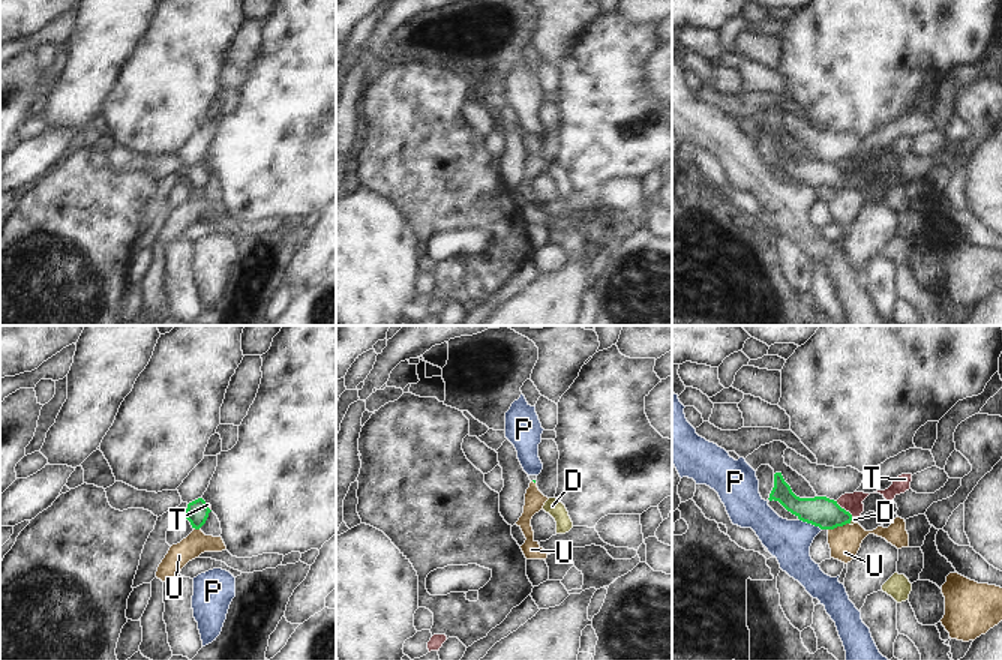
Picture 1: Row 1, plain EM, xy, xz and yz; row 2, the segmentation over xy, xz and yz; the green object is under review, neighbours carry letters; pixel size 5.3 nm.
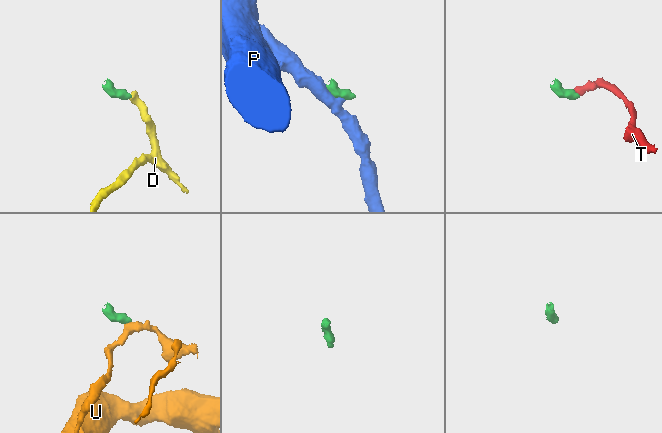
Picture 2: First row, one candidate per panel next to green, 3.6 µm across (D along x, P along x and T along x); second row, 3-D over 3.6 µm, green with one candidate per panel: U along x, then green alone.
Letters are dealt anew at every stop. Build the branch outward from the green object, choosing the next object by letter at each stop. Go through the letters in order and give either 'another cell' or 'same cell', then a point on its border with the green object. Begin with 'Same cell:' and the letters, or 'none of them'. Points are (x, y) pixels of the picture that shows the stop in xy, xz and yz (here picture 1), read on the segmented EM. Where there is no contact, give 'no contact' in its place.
Same cell: D
D: same cell; contact yz (851, 519)
P: another cell; contact yz (810, 522)
T: another cell; contact yz (843, 509)
U: another cell; contact yz (839, 525)

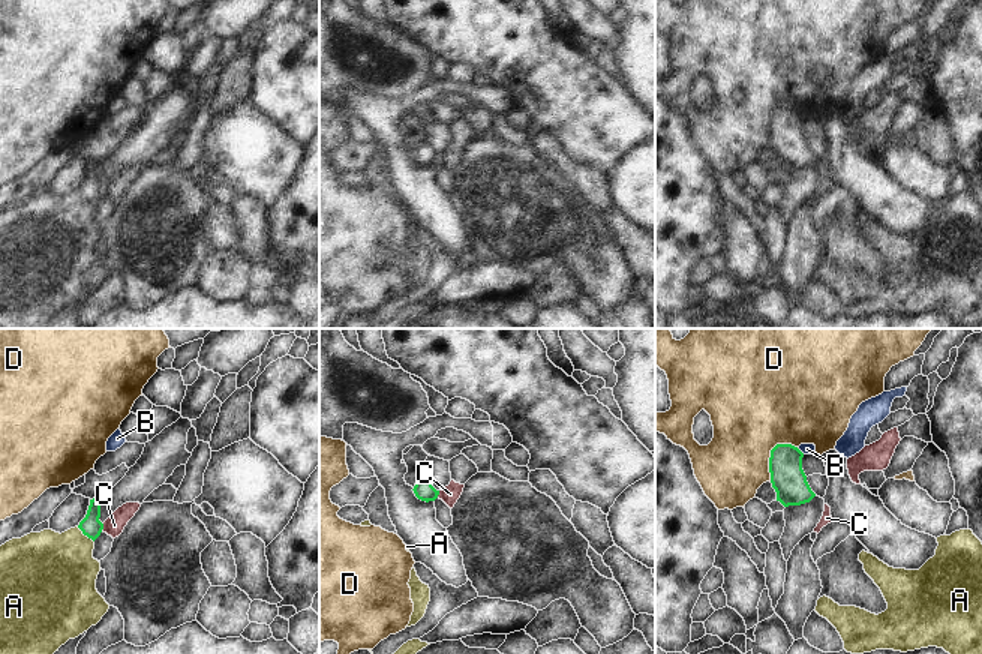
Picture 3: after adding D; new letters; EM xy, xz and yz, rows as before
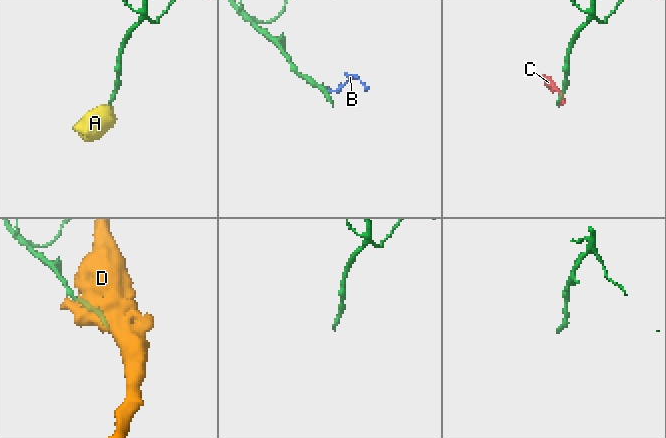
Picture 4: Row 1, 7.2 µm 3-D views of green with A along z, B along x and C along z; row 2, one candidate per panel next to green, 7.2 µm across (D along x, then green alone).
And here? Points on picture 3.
Same cell: A
A: same cell; contact xy (86, 534)
B: another cell; contact yz (799, 450)
C: another cell; contact xy (102, 527)
D: another cell; contact yz (771, 453)

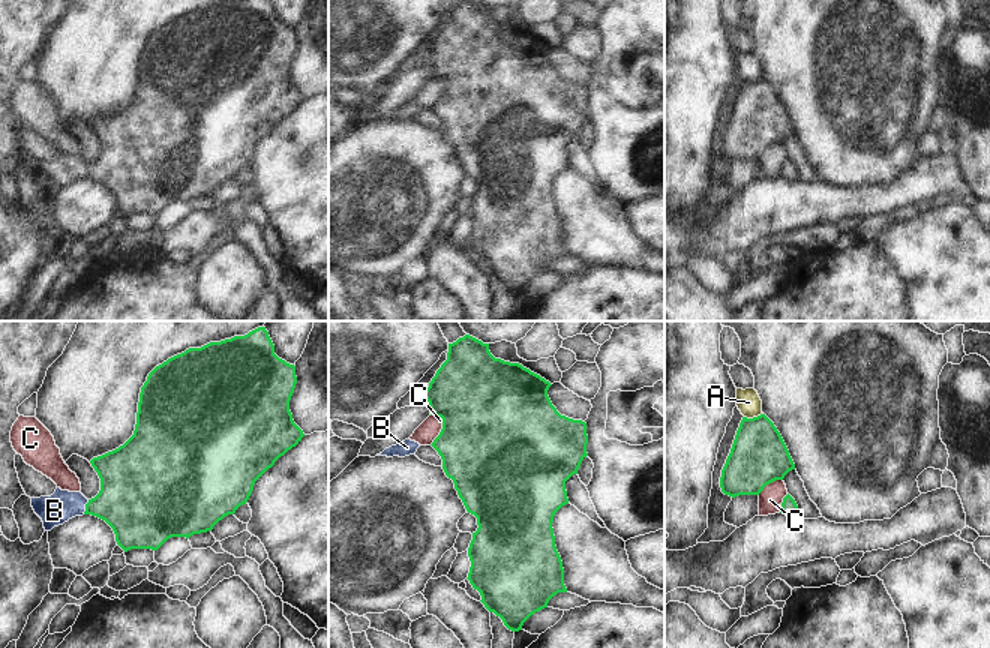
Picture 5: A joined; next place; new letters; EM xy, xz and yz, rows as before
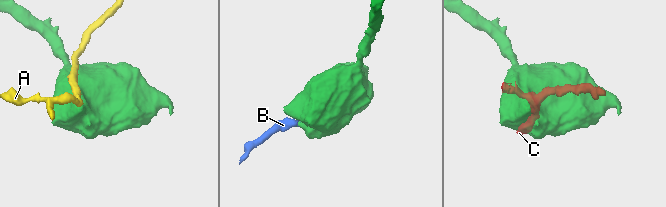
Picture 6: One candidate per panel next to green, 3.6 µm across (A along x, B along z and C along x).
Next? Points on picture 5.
Same cell: B
A: another cell; contact yz (753, 417)
B: same cell; contact xy (86, 507)
C: another cell; contact xz (441, 429)

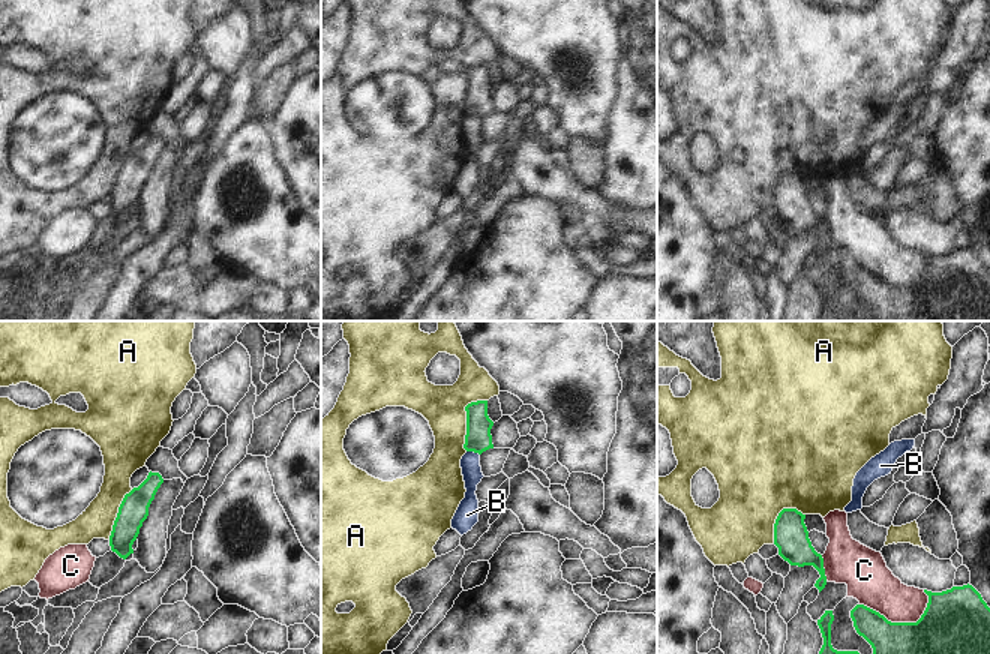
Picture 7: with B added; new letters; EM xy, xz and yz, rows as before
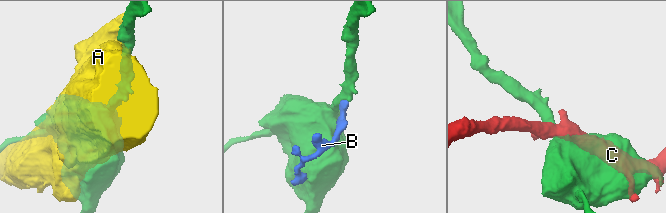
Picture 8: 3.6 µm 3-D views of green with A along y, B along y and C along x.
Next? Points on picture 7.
Same cell: none of them
A: another cell; contact xz (467, 419)
B: another cell; contact xz (473, 450)
C: another cell; contact yz (900, 623)

